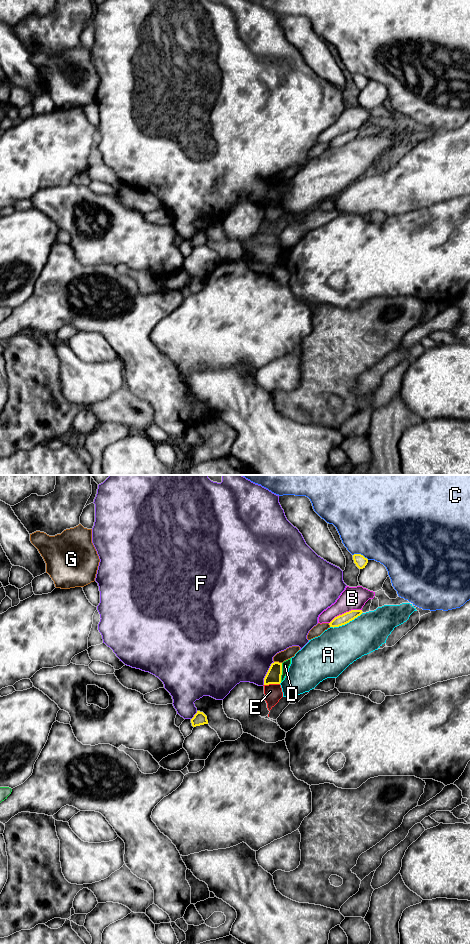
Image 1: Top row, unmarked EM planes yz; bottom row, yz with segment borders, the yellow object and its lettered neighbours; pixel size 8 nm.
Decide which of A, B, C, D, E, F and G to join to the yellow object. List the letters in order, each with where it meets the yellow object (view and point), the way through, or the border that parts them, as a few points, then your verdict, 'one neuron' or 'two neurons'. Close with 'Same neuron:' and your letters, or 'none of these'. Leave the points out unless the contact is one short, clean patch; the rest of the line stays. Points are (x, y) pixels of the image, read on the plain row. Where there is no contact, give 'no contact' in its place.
A: contact yz (346, 143); two neurons
B: contact yz (346, 132); two neurons
C: contact yz (360, 74); two neurons
D: contact yz (281, 192); two neurons
E: contact yz (271, 203); two neurons
F: contact yz (267, 193); two neurons
G: contact yz (278, 182); two neurons
Same neuron: none of these

